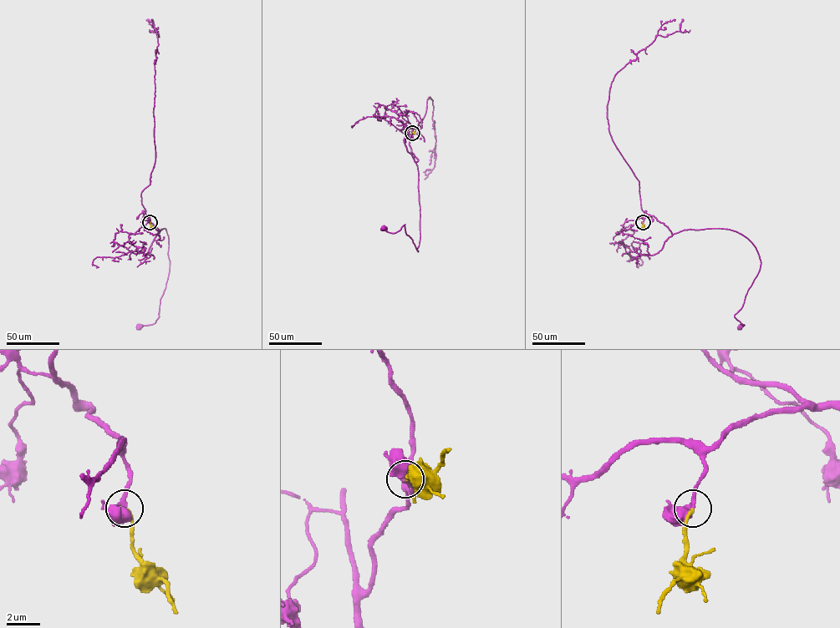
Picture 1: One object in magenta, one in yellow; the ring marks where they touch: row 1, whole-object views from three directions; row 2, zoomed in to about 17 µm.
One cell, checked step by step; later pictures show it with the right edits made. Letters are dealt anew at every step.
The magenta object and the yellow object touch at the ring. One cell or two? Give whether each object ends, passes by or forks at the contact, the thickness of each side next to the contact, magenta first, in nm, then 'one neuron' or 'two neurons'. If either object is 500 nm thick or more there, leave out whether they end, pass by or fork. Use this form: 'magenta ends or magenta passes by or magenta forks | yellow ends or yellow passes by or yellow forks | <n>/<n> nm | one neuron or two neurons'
magenta passes by | yellow ends | 240/200 nm | one neuron

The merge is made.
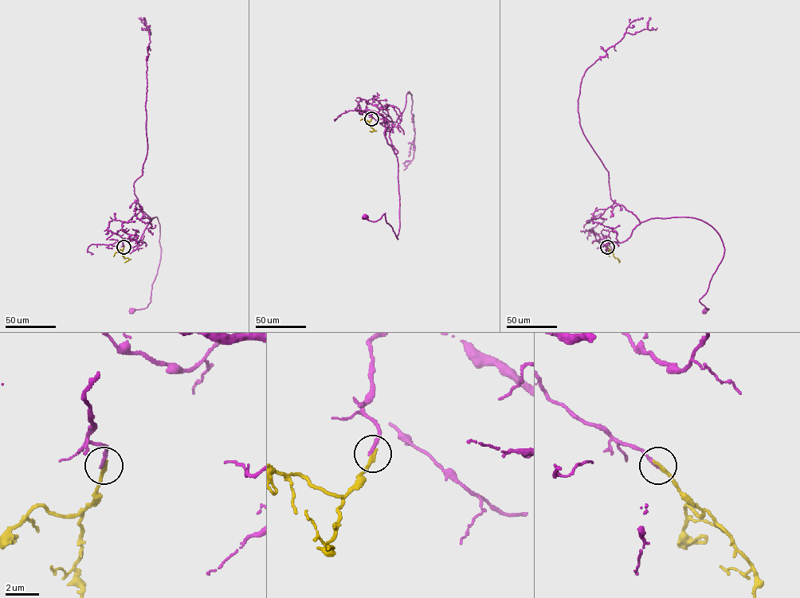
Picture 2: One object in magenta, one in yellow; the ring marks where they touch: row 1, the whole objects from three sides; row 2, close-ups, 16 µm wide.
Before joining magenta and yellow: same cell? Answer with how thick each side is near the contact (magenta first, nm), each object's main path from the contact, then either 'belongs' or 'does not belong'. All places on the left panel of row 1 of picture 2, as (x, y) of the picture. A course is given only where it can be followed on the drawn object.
calibres 200 and 220 nm; course magenta (123, 247), (125, 239), (139, 240), (147, 224), (157, 217), (161, 255), (150, 302), (146, 307), (131, 310); course yellow (123, 247), (122, 256), (128, 259), (124, 262); does not belong

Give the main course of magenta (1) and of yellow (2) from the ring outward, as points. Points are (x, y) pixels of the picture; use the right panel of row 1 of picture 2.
1: (607, 247), (599, 239), (623, 242), (651, 218), (706, 222), (724, 248), (700, 299), (708, 309), (703, 310)
2: (607, 247), (619, 262)

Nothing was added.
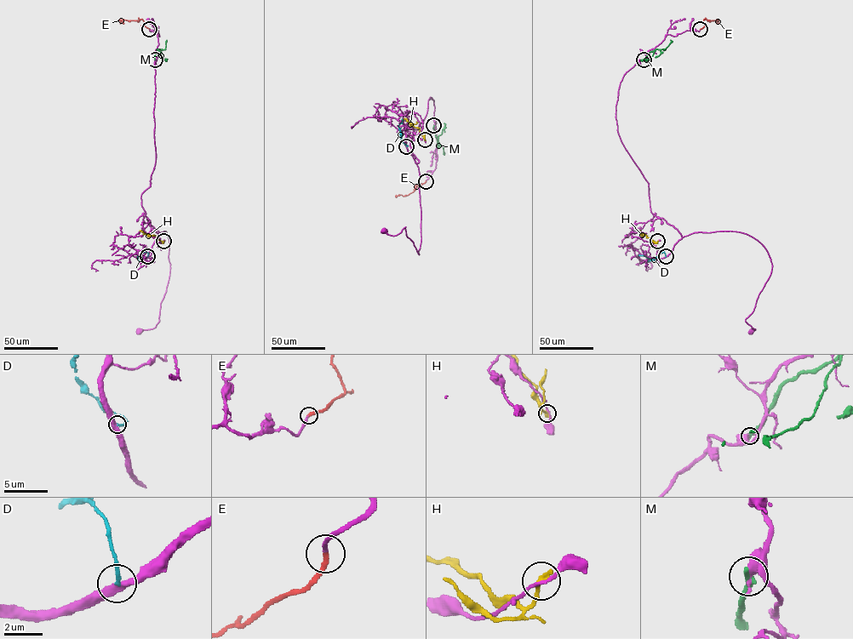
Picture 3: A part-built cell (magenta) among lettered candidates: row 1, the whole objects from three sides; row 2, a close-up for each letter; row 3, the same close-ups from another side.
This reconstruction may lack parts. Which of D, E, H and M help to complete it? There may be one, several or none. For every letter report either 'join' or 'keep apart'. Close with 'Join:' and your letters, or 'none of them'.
D: keep apart
E: join
H: keep apart
M: keep apart
Join: E

